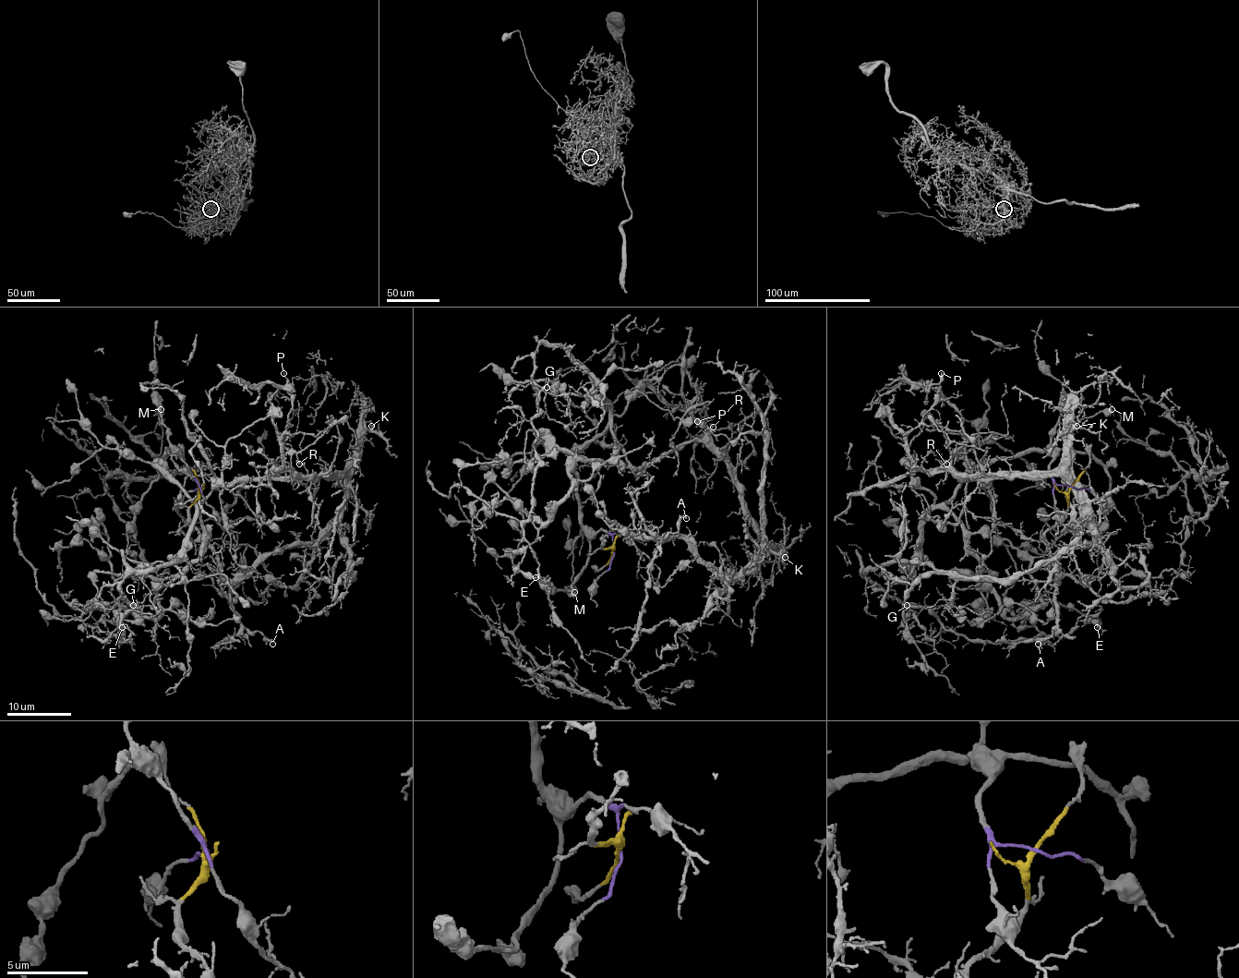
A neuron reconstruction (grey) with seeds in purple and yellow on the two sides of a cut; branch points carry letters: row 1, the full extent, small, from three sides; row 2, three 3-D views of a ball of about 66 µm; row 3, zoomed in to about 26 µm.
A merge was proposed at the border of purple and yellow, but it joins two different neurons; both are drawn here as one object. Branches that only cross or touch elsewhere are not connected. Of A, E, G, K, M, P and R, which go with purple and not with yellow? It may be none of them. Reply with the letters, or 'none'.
E, G, M

